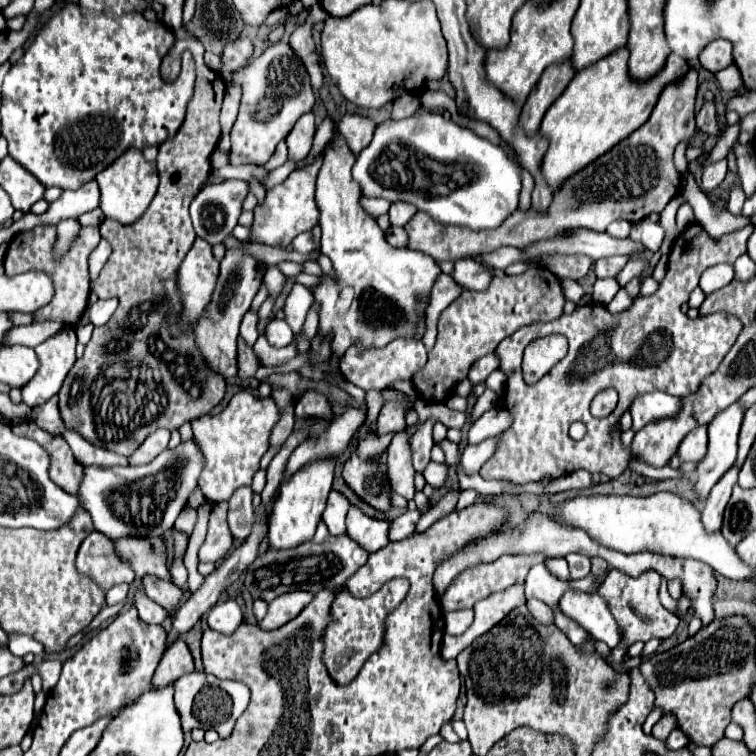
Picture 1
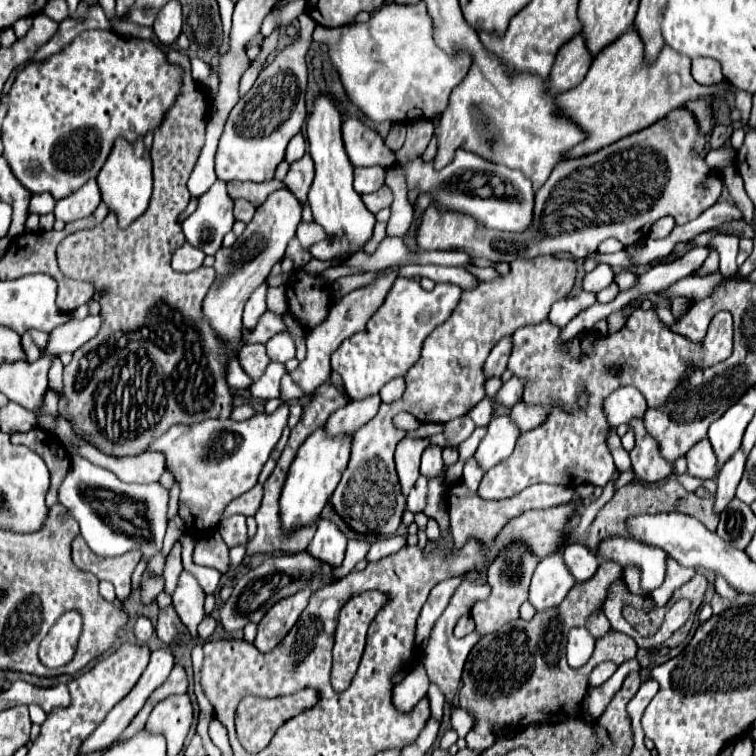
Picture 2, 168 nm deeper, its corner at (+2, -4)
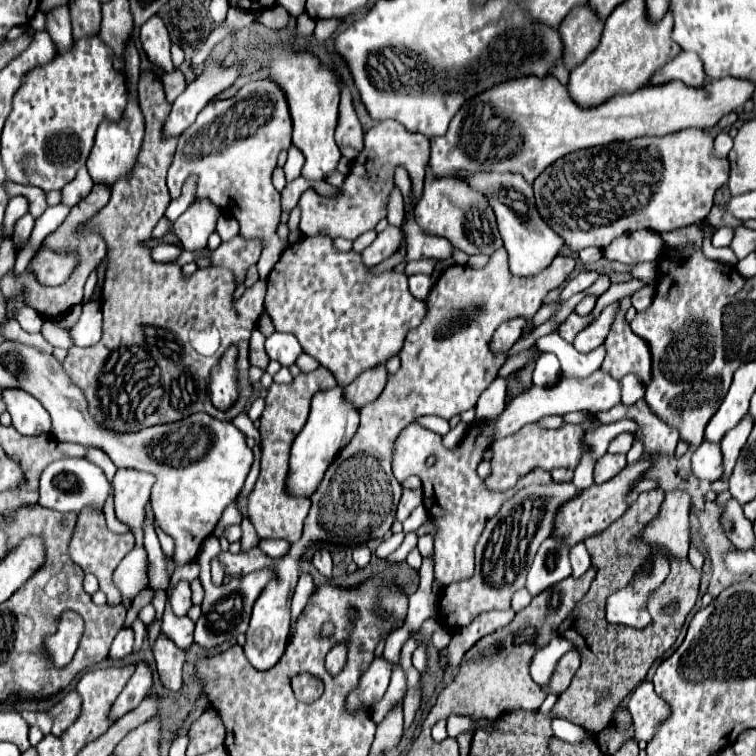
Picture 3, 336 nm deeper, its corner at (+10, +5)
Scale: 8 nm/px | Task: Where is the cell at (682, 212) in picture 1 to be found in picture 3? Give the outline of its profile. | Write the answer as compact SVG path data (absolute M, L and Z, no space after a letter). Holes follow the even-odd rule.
M703 226L704 241L702 251L706 257L712 260L720 261L725 265L736 265L738 262L737 257L730 248L714 248L711 244L711 239L714 233L714 227Z

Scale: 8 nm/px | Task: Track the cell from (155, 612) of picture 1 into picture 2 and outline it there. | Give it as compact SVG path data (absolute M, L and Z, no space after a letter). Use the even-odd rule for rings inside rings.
M142 616L142 618L136 620L136 626L134 626L136 644L146 644L148 638L152 636L152 632L154 632L154 626L152 626L152 622L146 616Z

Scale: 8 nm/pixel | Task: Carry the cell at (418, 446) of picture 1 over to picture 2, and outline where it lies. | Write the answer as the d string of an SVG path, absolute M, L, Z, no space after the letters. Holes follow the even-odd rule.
M420 476L418 482L414 484L414 488L408 494L408 510L412 514L418 514L418 512L424 510L424 506L426 506L426 494L428 494L428 482L426 482L424 476Z

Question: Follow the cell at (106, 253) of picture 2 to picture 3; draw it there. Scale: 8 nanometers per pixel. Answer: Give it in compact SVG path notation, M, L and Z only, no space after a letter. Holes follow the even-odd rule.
M154 69L140 73L138 91L140 109L146 117L142 155L138 155L140 167L134 169L130 181L118 181L118 185L114 185L108 205L86 223L86 231L96 231L108 247L106 281L102 287L104 333L92 347L70 347L62 365L70 381L84 391L92 419L100 427L116 433L134 433L152 425L180 421L198 411L222 421L232 421L238 413L246 411L252 395L252 385L246 379L250 367L248 339L264 311L266 281L256 281L234 305L234 285L230 285L230 273L226 273L226 269L212 265L184 275L180 265L156 263L152 259L152 249L146 241L152 239L152 231L170 203L166 171L174 159L180 135L164 135L164 123L172 111L172 103L166 99L162 77L156 75ZM198 319L210 321L220 331L220 349L210 357L198 355L188 343L188 331ZM232 345L238 349L238 401L228 411L220 411L210 399L210 373L222 359L222 347ZM112 355L118 355L114 369L108 371L112 381L102 385L104 365Z

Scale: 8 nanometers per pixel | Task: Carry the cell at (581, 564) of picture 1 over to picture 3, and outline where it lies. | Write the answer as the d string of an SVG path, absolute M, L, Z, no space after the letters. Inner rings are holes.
M576 543L572 549L570 549L570 563L572 563L572 577L580 577L584 575L588 569L590 569L590 555L586 551L586 545L584 543Z

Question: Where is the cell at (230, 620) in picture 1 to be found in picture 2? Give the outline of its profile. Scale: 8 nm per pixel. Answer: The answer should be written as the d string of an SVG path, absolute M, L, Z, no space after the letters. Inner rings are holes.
M206 616L206 618L200 622L200 626L198 626L198 638L206 640L206 638L214 632L214 628L216 628L216 620L214 620L212 616Z

